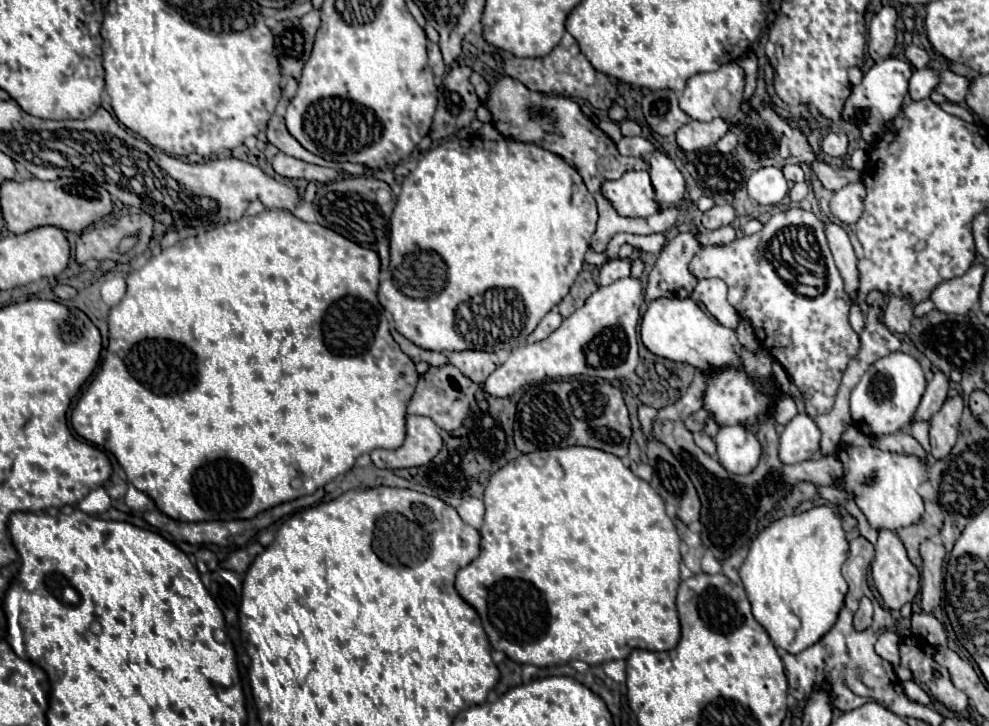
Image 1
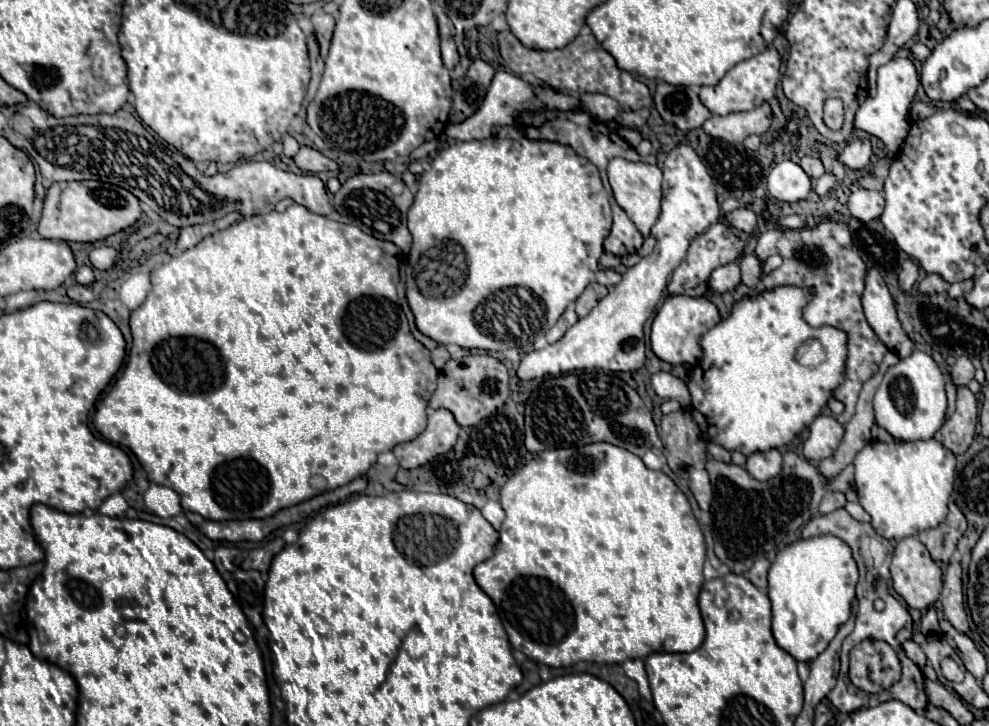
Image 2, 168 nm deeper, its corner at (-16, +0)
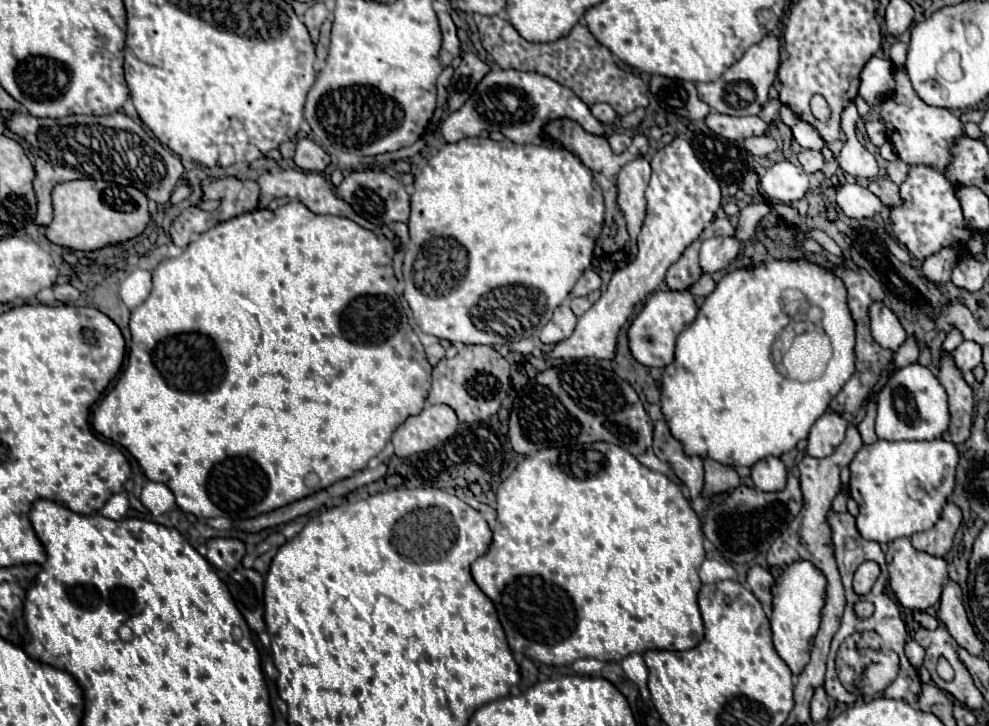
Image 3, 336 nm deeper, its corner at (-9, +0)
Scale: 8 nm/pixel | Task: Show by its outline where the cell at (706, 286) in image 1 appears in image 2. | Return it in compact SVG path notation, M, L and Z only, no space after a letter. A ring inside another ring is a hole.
M732 261L732 263L724 265L724 267L718 267L712 273L708 285L710 285L712 293L718 293L718 295L722 295L726 291L734 291L740 285L740 269L738 269L738 263Z

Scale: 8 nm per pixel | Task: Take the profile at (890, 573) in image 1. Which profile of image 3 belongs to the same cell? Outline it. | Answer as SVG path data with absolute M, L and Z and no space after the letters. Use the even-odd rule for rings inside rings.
M899 537L899 539L891 541L885 557L887 557L887 569L889 569L889 585L903 607L925 611L927 607L931 607L939 601L943 587L949 581L945 559L917 551L911 545L909 537Z

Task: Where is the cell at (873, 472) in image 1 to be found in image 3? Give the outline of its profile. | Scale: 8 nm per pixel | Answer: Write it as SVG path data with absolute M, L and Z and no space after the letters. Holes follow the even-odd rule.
M945 439L899 443L877 441L873 445L863 445L849 465L849 495L859 503L859 515L855 521L861 537L877 543L889 543L933 527L955 487L957 463L957 445Z

